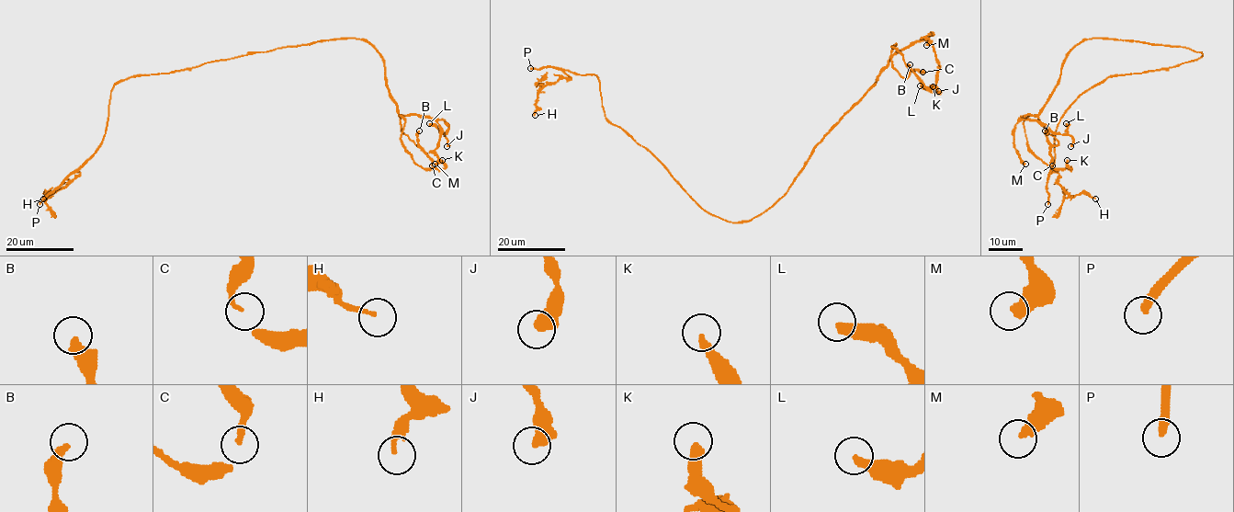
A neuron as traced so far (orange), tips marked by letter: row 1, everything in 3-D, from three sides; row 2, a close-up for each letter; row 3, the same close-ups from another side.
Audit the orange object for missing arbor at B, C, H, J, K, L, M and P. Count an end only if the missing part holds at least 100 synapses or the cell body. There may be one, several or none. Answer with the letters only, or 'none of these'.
P

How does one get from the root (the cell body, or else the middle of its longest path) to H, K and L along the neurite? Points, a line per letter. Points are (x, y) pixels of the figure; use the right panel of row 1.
H: (1201, 53), (1169, 68), (1109, 76), (1067, 109), (1056, 131), (1050, 171), (1070, 195), (1095, 199)
K: (1201, 53), (1080, 41), (1046, 106), (1024, 121), (1037, 157), (1071, 168), (1067, 160)
L: (1201, 53), (1083, 39), (1068, 53), (1043, 109), (1020, 118), (1061, 134), (1066, 123)

